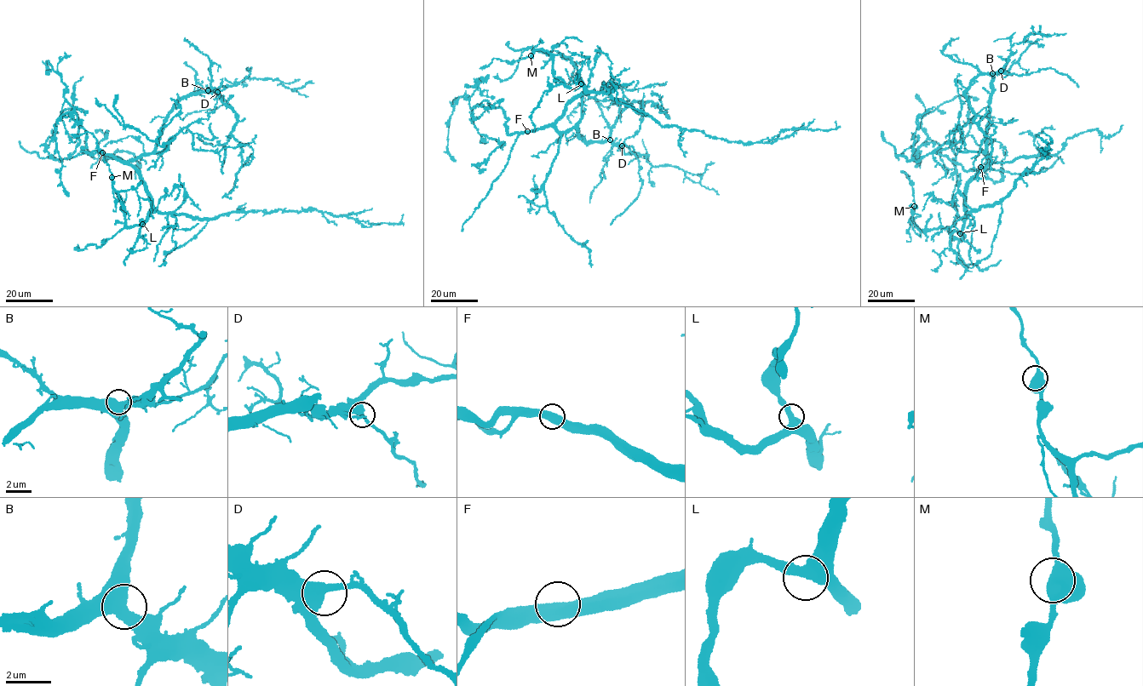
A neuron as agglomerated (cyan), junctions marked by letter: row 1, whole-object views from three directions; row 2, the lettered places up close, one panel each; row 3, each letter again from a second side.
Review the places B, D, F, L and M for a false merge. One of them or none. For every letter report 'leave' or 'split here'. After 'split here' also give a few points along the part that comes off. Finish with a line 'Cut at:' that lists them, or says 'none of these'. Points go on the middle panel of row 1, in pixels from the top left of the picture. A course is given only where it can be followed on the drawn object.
B: leave
D: leave
F: leave
L: leave
M: leave
Cut at: none of these

